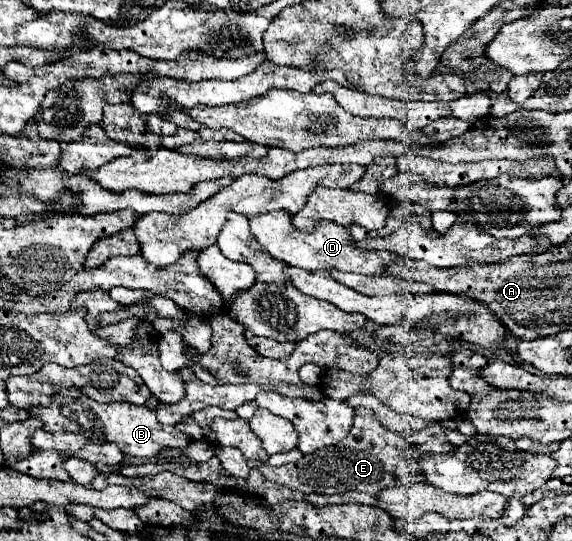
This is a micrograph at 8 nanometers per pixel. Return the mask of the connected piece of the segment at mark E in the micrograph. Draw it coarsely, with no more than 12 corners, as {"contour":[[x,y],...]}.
{"contour":[[367,408],[339,444],[272,467],[307,494],[421,482],[419,454],[453,450],[441,424],[391,434]]}

